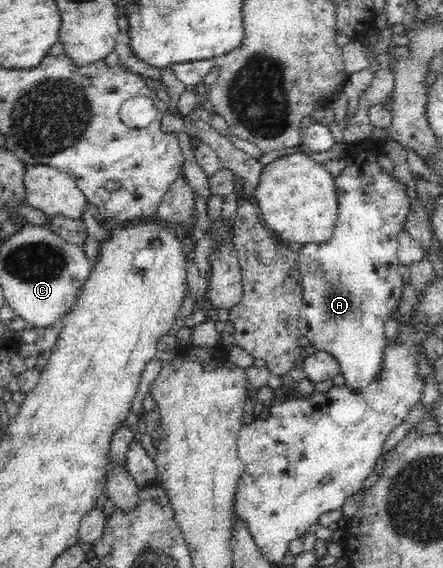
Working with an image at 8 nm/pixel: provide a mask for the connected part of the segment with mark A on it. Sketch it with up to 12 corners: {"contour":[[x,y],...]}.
{"contour":[[345,149],[332,238],[297,252],[299,329],[346,387],[381,373],[406,184]]}

